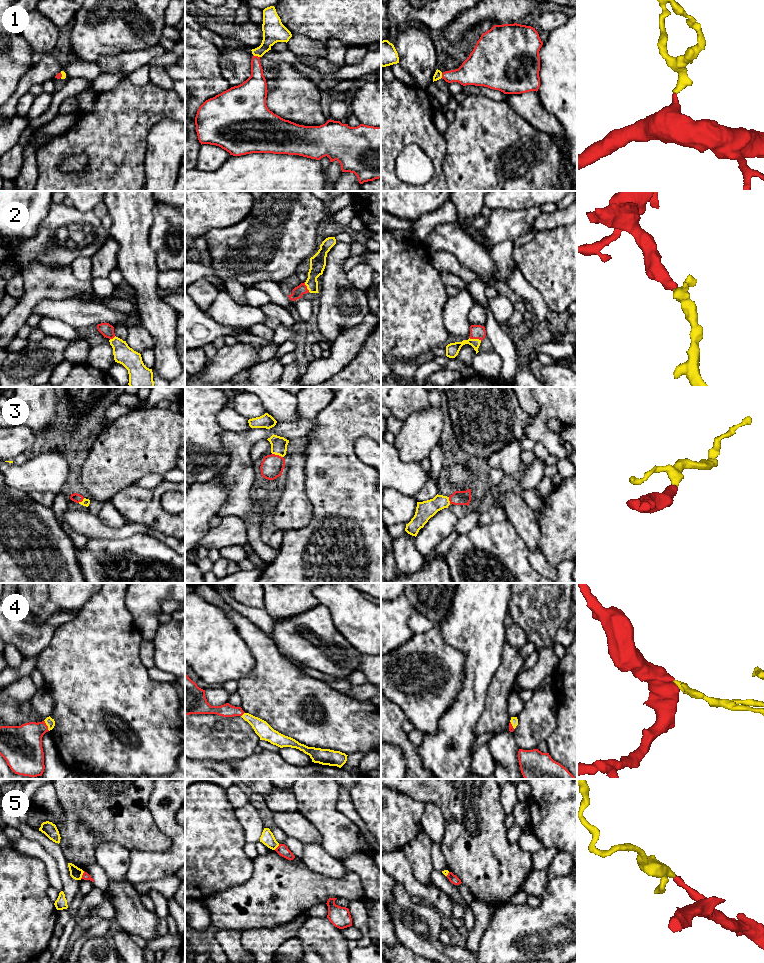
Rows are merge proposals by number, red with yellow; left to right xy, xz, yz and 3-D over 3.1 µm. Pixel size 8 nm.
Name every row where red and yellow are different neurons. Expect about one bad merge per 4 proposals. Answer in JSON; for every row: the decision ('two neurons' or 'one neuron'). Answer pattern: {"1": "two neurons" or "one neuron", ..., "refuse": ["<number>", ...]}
{"1": "one neuron", "2": "one neuron", "3": "one neuron", "4": "one neuron", "5": "two neurons", "refuse": ["5"]}

